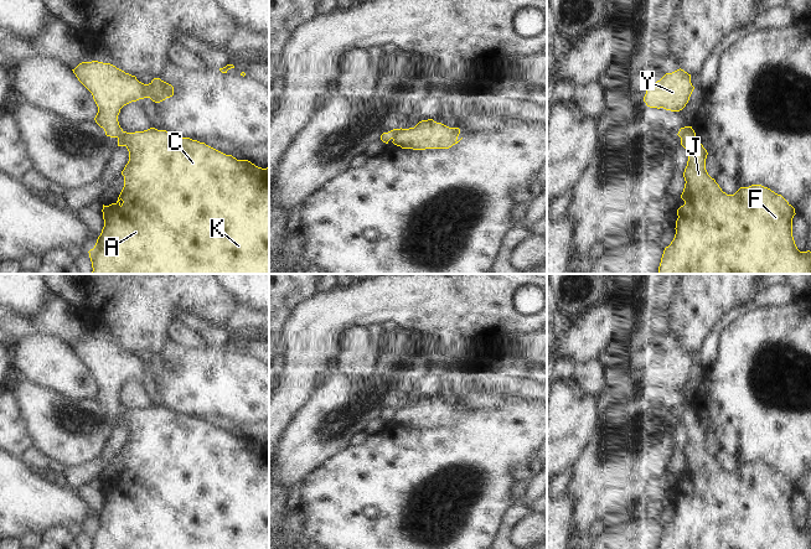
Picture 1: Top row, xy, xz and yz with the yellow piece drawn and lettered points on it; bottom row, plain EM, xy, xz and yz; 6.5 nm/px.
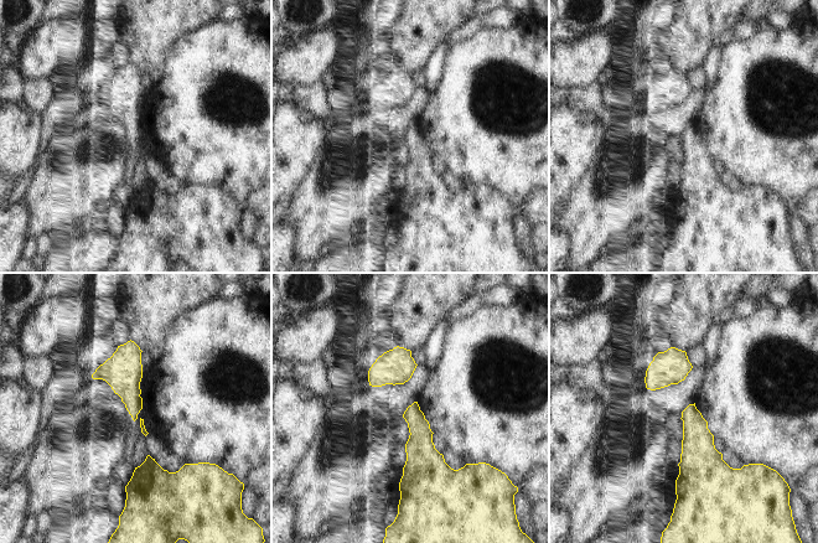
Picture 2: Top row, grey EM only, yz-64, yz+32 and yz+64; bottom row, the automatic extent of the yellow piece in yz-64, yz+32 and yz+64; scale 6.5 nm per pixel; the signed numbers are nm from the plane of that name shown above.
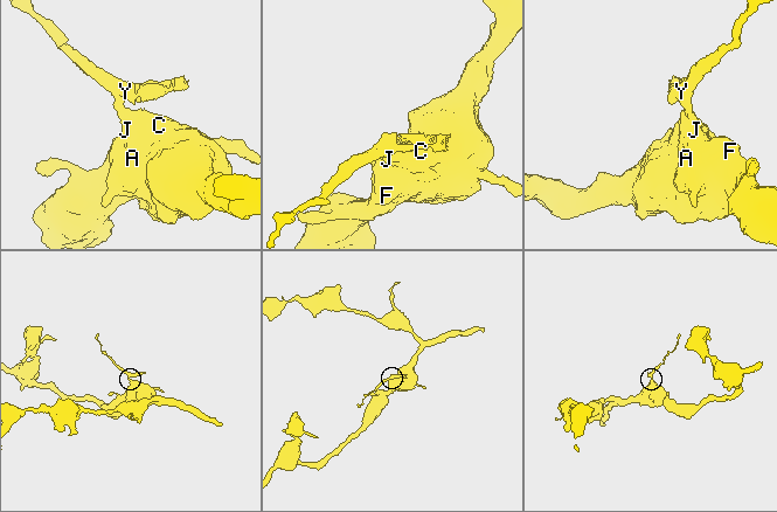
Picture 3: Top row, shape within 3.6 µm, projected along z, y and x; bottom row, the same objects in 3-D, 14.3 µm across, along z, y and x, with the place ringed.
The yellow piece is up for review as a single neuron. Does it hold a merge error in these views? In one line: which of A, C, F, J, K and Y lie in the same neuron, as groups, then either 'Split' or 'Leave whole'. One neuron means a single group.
Groups: A C F J K / Y. Split

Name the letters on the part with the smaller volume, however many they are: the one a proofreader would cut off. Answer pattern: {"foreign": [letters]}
{"foreign": ["Y"]}

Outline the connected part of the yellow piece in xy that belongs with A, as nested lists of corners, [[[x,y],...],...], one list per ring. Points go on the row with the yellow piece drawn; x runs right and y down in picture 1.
[[[155,128],[135,133],[123,131],[118,138],[118,146],[125,146],[129,151],[129,161],[122,171],[124,187],[115,203],[103,204],[104,227],[94,248],[88,252],[92,274],[269,274],[269,167],[258,167],[205,143]]]

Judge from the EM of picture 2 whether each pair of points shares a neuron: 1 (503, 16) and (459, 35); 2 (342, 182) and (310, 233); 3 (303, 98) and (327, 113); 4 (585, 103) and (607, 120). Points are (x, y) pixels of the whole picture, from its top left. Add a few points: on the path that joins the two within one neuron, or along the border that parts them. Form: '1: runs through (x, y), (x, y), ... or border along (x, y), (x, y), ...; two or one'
1: runs through (492, 20), (475, 24), (470, 27); one
2: runs through (330, 195), (316, 212), (315, 221); one
3: runs through (309, 98), (321, 108); one
4: runs through (591, 103), (602, 114); one

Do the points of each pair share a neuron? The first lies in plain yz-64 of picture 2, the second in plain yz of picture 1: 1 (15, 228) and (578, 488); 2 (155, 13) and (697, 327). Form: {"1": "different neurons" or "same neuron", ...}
{"1": "different neurons", "2": "same neuron"}

